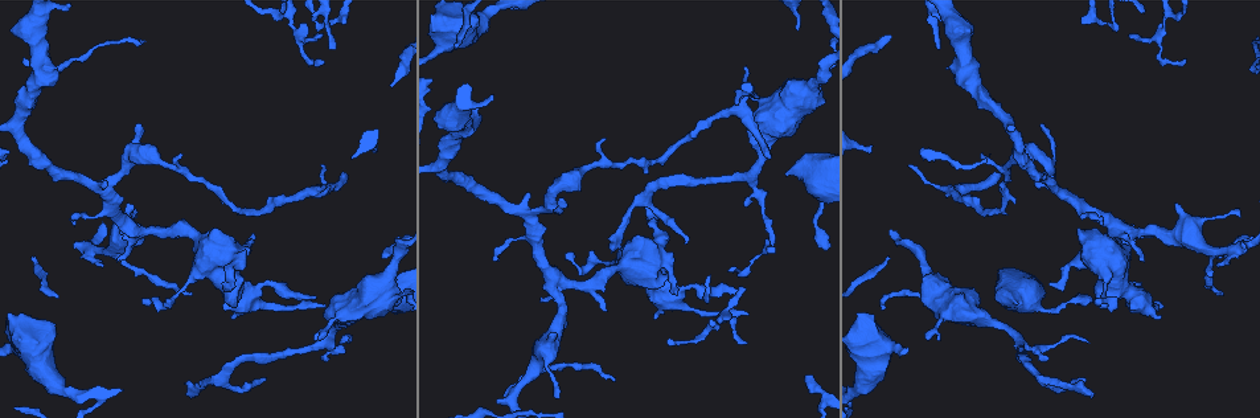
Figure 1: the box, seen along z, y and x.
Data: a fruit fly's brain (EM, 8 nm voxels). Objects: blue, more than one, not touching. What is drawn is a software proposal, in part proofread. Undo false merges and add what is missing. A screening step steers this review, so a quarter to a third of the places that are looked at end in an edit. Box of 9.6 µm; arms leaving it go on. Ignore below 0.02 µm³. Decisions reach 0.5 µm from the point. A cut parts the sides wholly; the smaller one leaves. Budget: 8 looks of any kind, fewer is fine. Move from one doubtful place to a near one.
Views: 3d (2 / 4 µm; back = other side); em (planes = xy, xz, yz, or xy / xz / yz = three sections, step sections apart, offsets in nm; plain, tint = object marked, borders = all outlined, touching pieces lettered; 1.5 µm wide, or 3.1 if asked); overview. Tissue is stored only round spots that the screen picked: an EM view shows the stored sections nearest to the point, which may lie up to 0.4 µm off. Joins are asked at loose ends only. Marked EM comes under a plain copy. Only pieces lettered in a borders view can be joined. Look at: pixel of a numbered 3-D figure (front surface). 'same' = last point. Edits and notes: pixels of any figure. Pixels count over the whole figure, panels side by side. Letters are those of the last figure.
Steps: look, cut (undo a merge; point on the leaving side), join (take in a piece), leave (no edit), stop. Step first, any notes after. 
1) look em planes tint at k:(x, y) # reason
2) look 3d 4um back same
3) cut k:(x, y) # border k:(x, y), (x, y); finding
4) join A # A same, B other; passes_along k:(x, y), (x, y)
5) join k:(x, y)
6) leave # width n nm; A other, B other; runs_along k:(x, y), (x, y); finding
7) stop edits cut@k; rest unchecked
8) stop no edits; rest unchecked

look em yz step 4 tint at 1:(1091, 398) # an open end

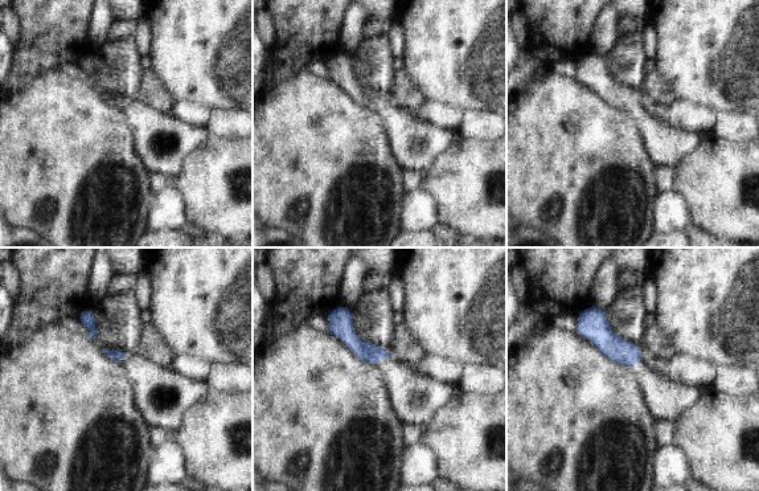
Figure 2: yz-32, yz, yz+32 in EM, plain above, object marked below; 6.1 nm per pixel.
look em yz step 4 borders same # see the neighbours

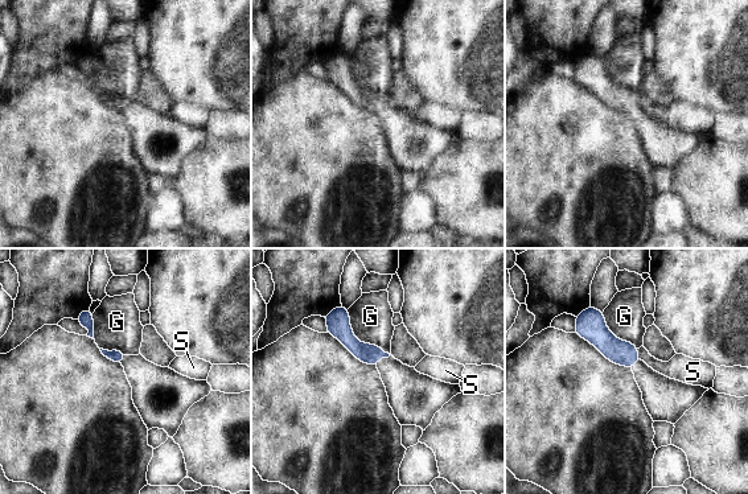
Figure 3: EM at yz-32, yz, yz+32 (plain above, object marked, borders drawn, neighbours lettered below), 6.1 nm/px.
leave # G other, S other; border 3:(636, 349), (641, 359); no lettered piece goes on from it

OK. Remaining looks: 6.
look em xz step 4 tint at 1:(689, 240) # branch stops here

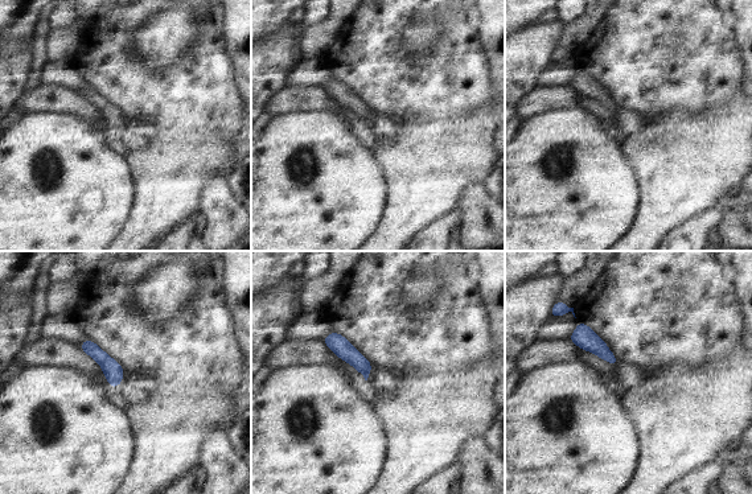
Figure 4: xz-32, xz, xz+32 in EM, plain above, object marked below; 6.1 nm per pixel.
look em planes borders same # another direction

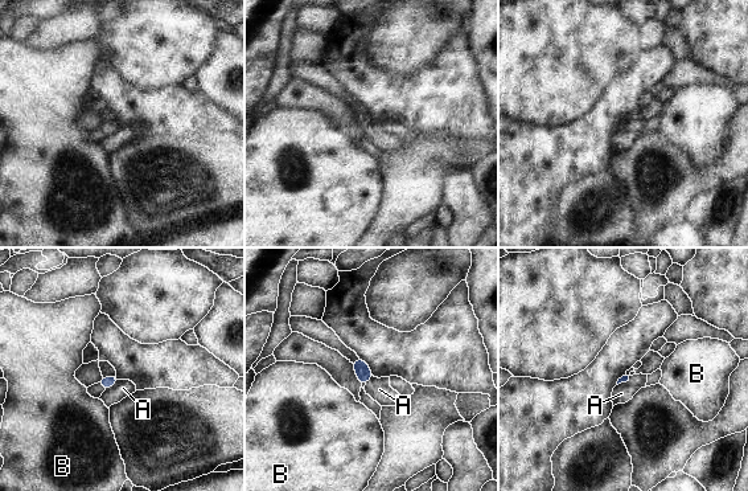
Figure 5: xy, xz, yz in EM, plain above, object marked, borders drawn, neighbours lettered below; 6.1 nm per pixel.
join A # A same, B other; passes_along 5:(106, 383), (112, 384), (123, 388); it goes on there

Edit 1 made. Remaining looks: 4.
look em xy step 4 borders at 1:(564, 199) # an open end

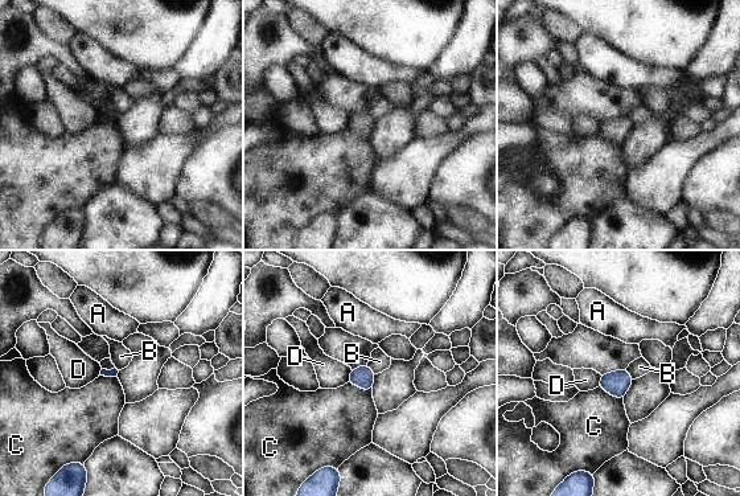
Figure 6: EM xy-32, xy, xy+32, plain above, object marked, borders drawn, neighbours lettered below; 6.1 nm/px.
leave # A other, B other, C other, D other; no lettered piece goes on from it

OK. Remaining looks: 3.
stop edits join@5; rest unchecked

